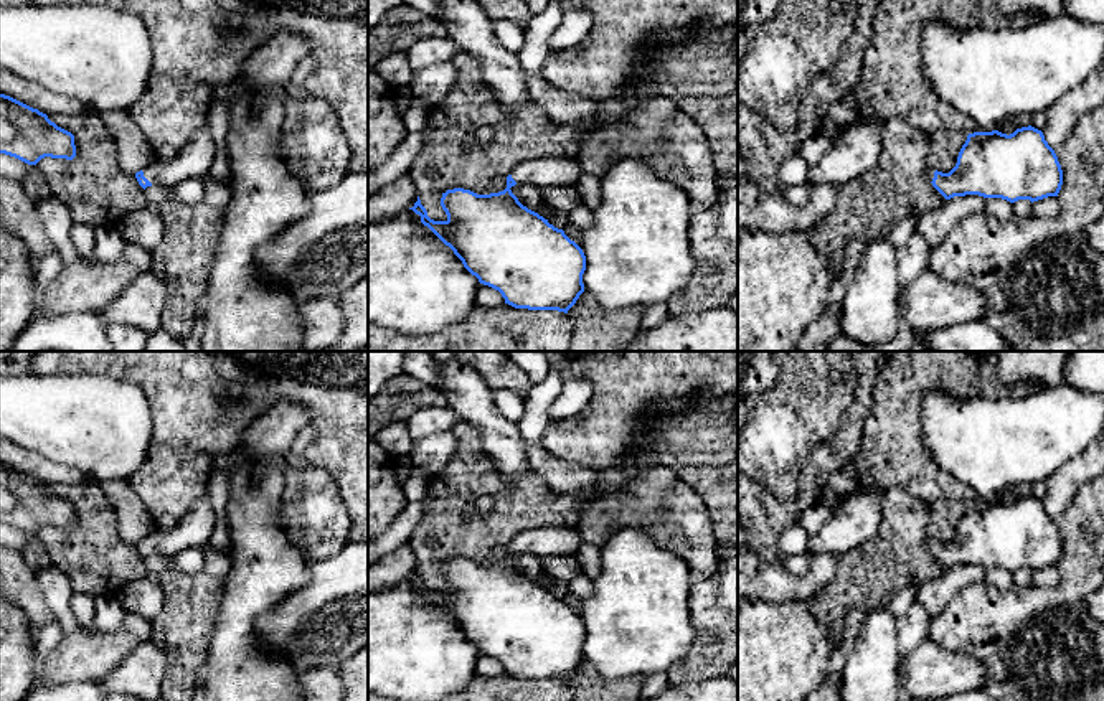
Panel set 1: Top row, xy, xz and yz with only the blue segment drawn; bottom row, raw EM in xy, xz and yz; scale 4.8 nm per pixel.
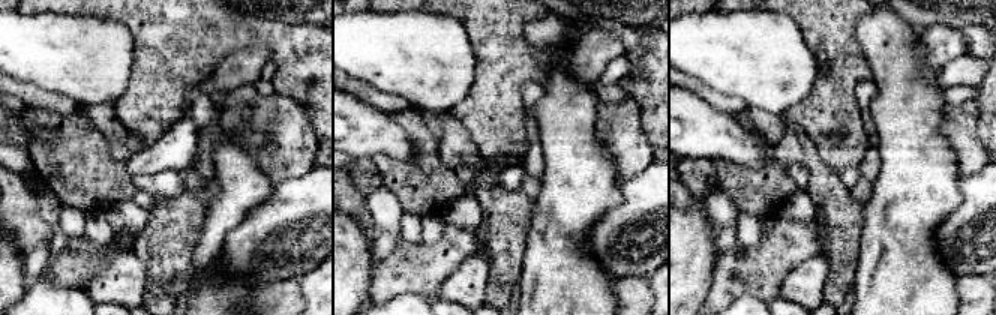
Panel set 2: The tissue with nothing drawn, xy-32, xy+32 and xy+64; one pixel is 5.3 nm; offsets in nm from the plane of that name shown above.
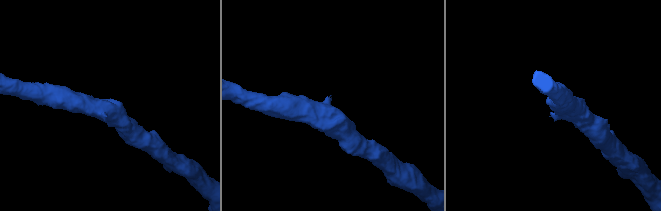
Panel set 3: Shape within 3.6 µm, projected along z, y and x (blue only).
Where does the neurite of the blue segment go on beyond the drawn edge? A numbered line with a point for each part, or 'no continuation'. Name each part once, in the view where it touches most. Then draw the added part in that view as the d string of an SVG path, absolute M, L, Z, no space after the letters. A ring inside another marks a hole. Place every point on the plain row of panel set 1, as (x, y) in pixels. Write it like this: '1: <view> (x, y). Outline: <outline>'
1: xy (195, 530). Outline: M205 495L191 515L183 518L177 526L165 529L155 526L147 536L144 546L152 554L172 556L185 548L206 548L215 528L215 513L208 495Z

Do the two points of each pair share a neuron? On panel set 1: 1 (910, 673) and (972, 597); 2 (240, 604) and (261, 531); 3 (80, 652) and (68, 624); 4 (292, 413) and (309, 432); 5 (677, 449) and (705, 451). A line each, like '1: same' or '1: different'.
1: different
2: same
3: different
4: different
5: same

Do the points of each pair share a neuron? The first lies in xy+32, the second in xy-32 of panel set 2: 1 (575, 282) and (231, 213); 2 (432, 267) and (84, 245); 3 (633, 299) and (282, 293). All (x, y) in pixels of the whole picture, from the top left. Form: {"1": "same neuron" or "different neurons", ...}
{"1": "same neuron", "2": "different neurons", "3": "same neuron"}

